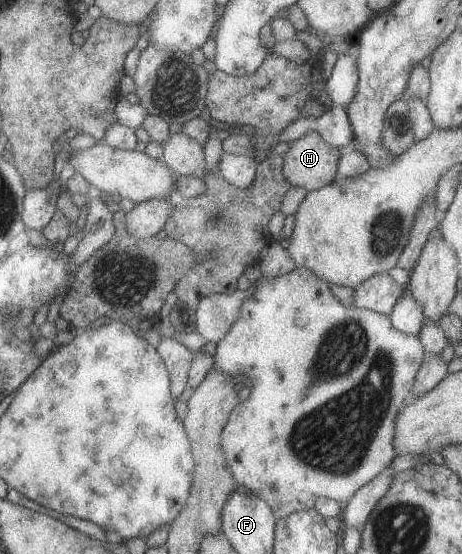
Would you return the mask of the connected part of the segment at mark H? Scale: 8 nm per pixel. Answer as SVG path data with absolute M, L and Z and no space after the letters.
M310 131L288 145L290 147L284 153L283 174L292 186L311 192L336 179L340 151L330 147L316 131Z

